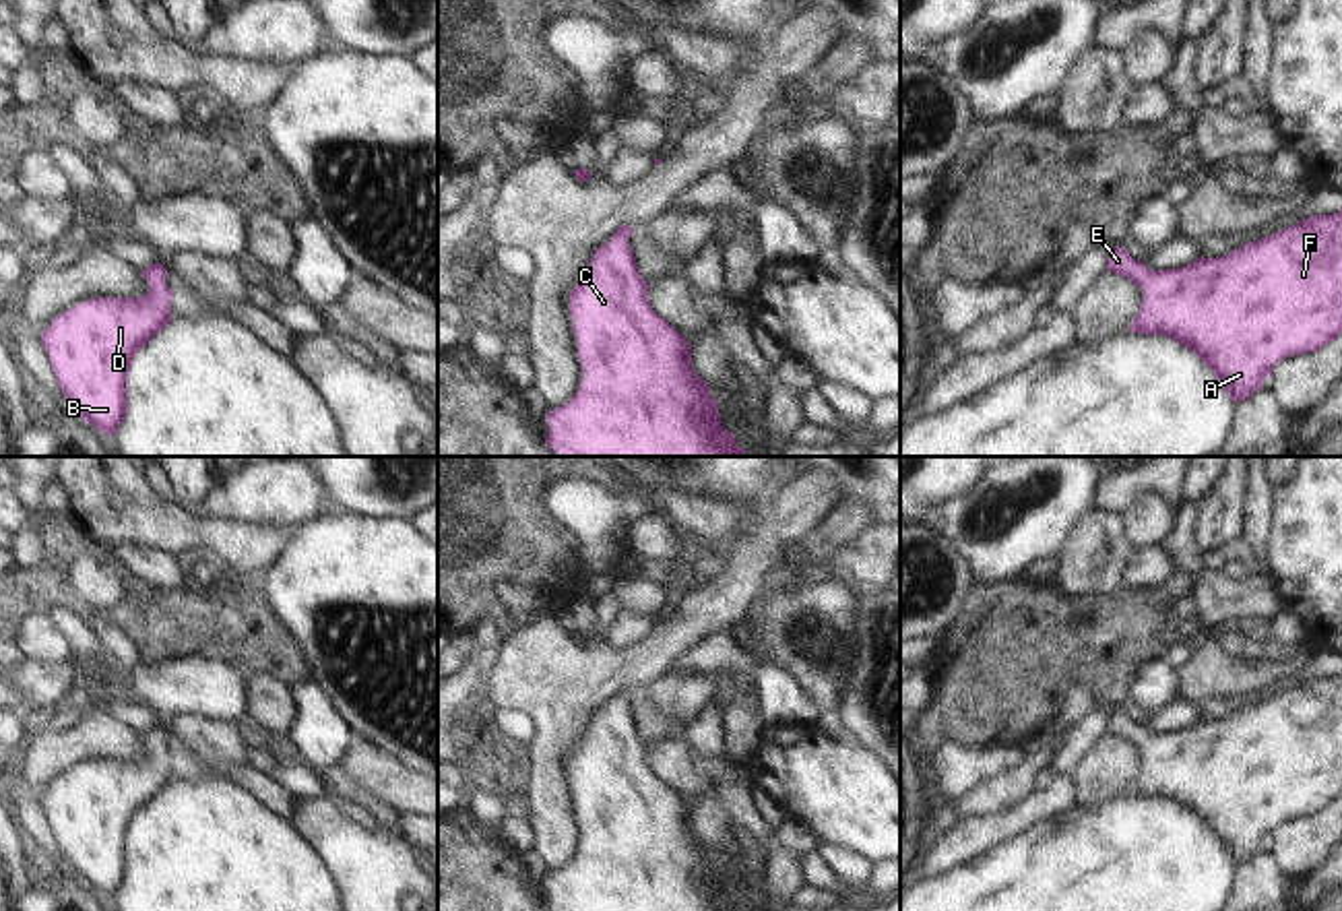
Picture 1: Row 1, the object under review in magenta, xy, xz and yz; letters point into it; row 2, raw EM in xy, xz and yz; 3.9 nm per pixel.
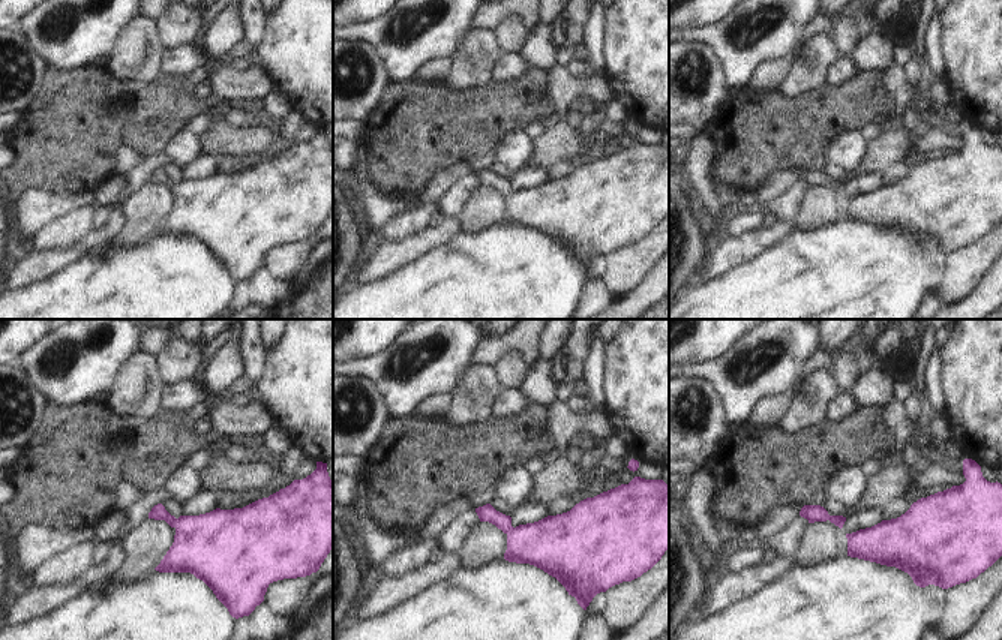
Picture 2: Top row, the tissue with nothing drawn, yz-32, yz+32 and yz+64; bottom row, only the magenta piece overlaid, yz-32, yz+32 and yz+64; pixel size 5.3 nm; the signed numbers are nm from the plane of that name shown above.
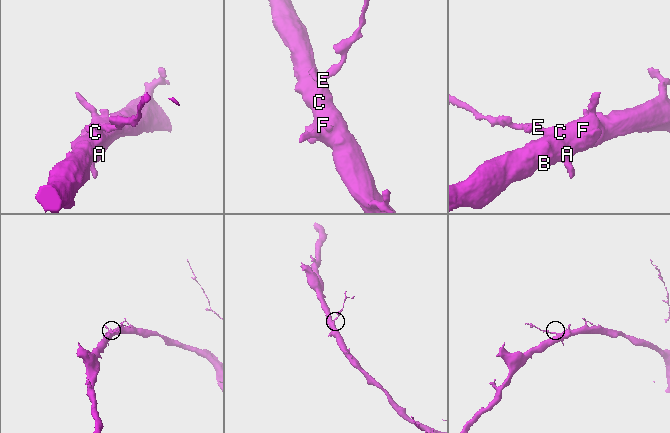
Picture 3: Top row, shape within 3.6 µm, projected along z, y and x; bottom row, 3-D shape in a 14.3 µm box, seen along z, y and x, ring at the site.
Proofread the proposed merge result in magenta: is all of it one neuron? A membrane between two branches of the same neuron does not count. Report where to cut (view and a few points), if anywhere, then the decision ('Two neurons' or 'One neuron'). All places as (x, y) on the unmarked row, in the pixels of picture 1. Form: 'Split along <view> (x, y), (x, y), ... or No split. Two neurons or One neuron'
No split. One neuron

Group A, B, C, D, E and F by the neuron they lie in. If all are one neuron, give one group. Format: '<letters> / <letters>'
A B C D E F

